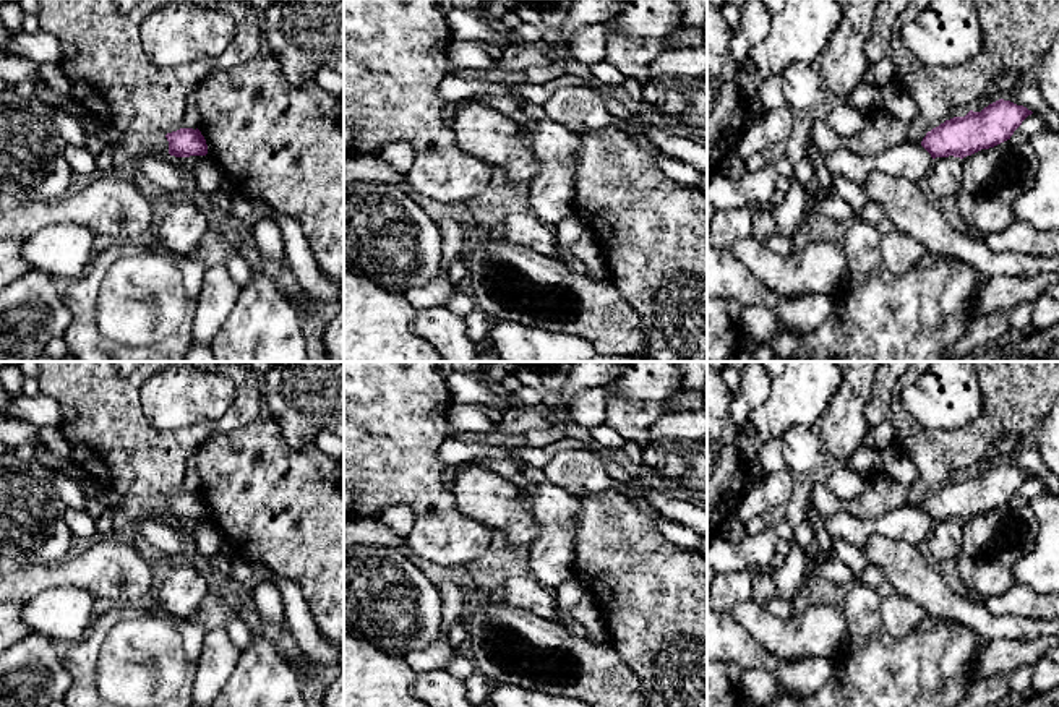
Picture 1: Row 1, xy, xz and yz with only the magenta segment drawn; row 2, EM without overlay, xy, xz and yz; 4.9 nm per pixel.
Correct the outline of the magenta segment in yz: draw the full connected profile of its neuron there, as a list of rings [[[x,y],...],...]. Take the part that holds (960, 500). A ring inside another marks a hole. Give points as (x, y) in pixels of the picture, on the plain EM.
[[[999,462],[984,470],[981,475],[970,473],[965,480],[954,480],[950,483],[945,483],[944,486],[926,496],[921,509],[931,517],[933,522],[949,519],[963,522],[981,512],[989,512],[1010,503],[1014,495],[1031,477],[1033,475],[1023,469]]]

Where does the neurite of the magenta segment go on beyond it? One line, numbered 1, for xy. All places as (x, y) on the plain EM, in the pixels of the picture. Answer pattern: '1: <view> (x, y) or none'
1: none

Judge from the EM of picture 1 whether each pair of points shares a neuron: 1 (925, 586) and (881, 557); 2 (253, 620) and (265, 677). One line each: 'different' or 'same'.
1: same
2: same

